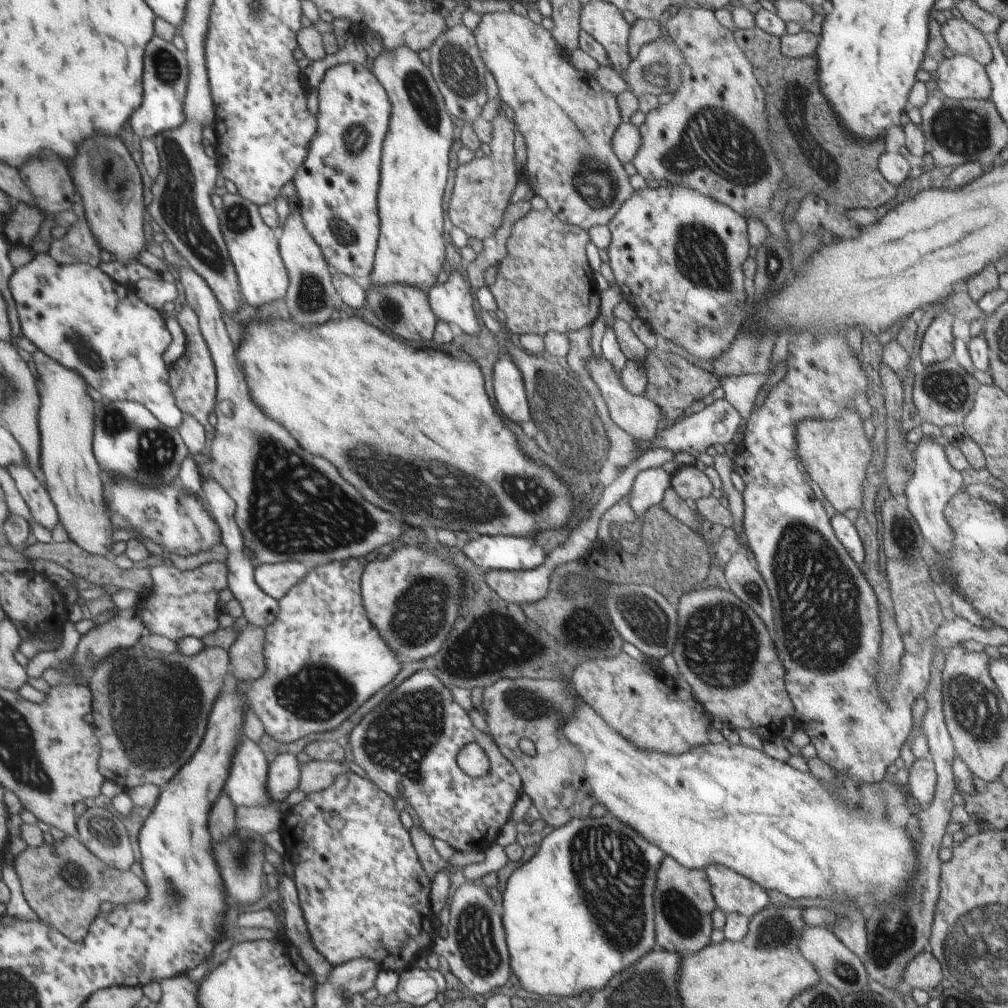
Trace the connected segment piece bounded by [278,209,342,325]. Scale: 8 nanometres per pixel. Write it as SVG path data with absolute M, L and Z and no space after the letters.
M299 209L293 211L279 233L280 251L288 268L291 283L285 298L291 317L299 324L323 324L341 317L339 294L333 282L333 272L321 246L306 229Z

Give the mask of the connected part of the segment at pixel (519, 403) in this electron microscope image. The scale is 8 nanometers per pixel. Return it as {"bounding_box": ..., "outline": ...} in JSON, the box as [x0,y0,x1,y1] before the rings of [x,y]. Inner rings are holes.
{"bounding_box":[491,357,531,424],"outline":[[[509,357],[497,360],[493,365],[491,394],[497,408],[501,408],[501,414],[515,424],[531,420],[521,375]]]}

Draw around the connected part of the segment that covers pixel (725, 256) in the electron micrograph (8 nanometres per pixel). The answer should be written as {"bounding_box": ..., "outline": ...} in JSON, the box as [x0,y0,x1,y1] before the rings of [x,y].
{"bounding_box":[606,184,749,363],"outline":[[[668,184],[654,188],[645,187],[637,189],[633,192],[631,198],[627,200],[616,212],[615,218],[606,224],[610,232],[610,241],[607,245],[607,260],[610,266],[614,283],[617,284],[622,293],[624,303],[632,306],[634,315],[639,317],[644,323],[648,323],[654,334],[659,333],[664,338],[669,338],[671,342],[682,346],[685,350],[695,358],[695,360],[713,363],[723,359],[729,348],[729,342],[734,340],[735,332],[739,328],[739,300],[743,298],[743,274],[741,274],[741,262],[745,260],[747,252],[749,252],[749,240],[747,240],[747,228],[745,228],[745,220],[739,216],[728,204],[715,200],[710,196],[701,194],[694,188],[681,186],[678,184]]]}

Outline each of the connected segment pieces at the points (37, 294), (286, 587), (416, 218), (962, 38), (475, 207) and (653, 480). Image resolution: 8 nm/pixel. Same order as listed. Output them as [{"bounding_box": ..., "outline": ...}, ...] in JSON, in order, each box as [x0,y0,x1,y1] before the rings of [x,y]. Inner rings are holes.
[{"bounding_box":[9,253,183,428],"outline":[[[49,253],[34,255],[34,259],[16,268],[9,279],[9,290],[15,299],[23,335],[39,350],[73,369],[106,400],[137,401],[143,403],[163,424],[177,428],[183,422],[183,410],[176,403],[170,384],[170,367],[163,354],[171,346],[171,332],[161,311],[147,304],[139,295],[136,284],[116,282],[101,268],[85,261],[59,262]]]},{"bounding_box":[255,561,311,601],"outline":[[[287,561],[274,565],[259,565],[255,569],[257,584],[278,601],[295,585],[301,584],[311,568],[301,561]]]},{"bounding_box":[369,47,453,288],"outline":[[[397,47],[393,51],[381,51],[371,62],[373,76],[389,88],[389,96],[393,96],[393,128],[389,128],[389,140],[385,140],[385,160],[380,160],[381,169],[381,248],[377,249],[377,264],[373,264],[372,275],[369,276],[371,283],[376,285],[404,284],[423,288],[425,284],[433,286],[441,262],[443,262],[443,238],[441,238],[441,224],[443,224],[443,212],[441,212],[441,194],[447,182],[447,164],[449,164],[449,148],[453,142],[453,126],[447,114],[448,109],[443,106],[443,99],[440,92],[437,92],[437,86],[433,80],[432,74],[429,74],[429,67],[423,66],[422,60],[417,58],[416,52],[407,47]]]},{"bounding_box":[940,19,992,65],"outline":[[[949,19],[940,26],[944,44],[953,55],[967,55],[981,65],[989,64],[992,51],[982,33],[965,19]]]},{"bounding_box":[449,100,517,241],"outline":[[[500,100],[498,114],[492,119],[492,135],[488,146],[489,156],[471,159],[467,164],[459,165],[455,170],[453,187],[449,199],[449,222],[451,226],[460,228],[469,238],[482,241],[491,236],[499,227],[499,222],[509,196],[517,182],[517,169],[513,159],[514,123],[505,117],[505,104]]]},{"bounding_box":[628,467,670,518],"outline":[[[661,467],[648,468],[637,472],[629,493],[628,505],[637,518],[653,504],[662,500],[663,493],[670,487],[670,475]]]}]

